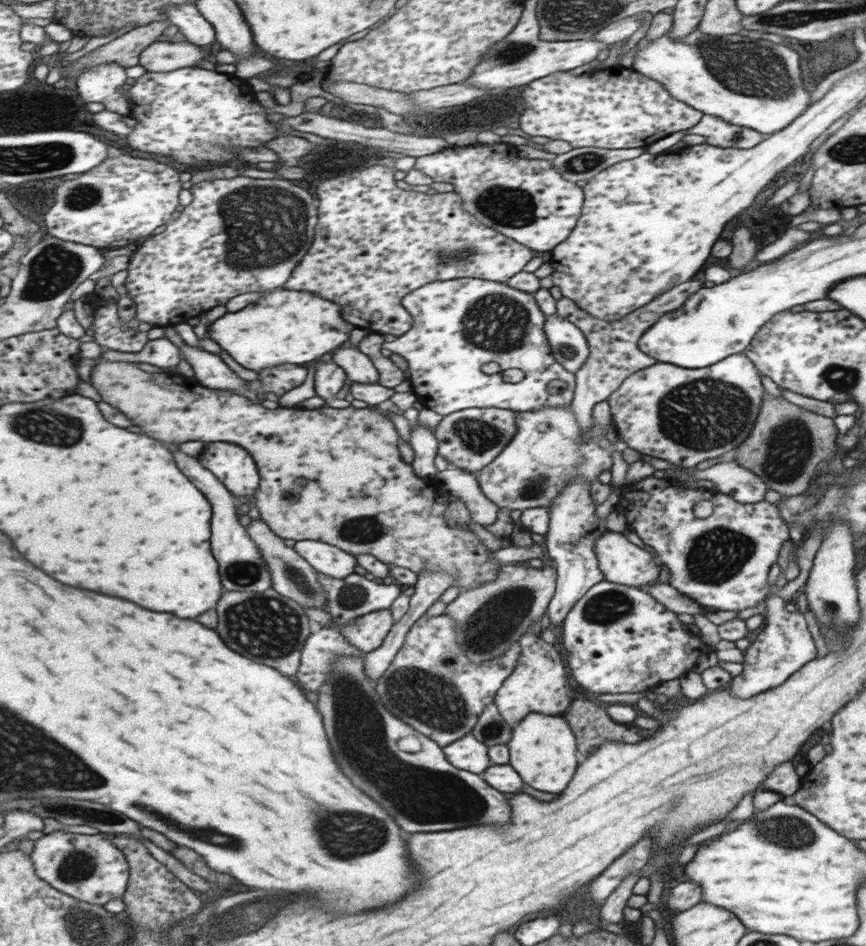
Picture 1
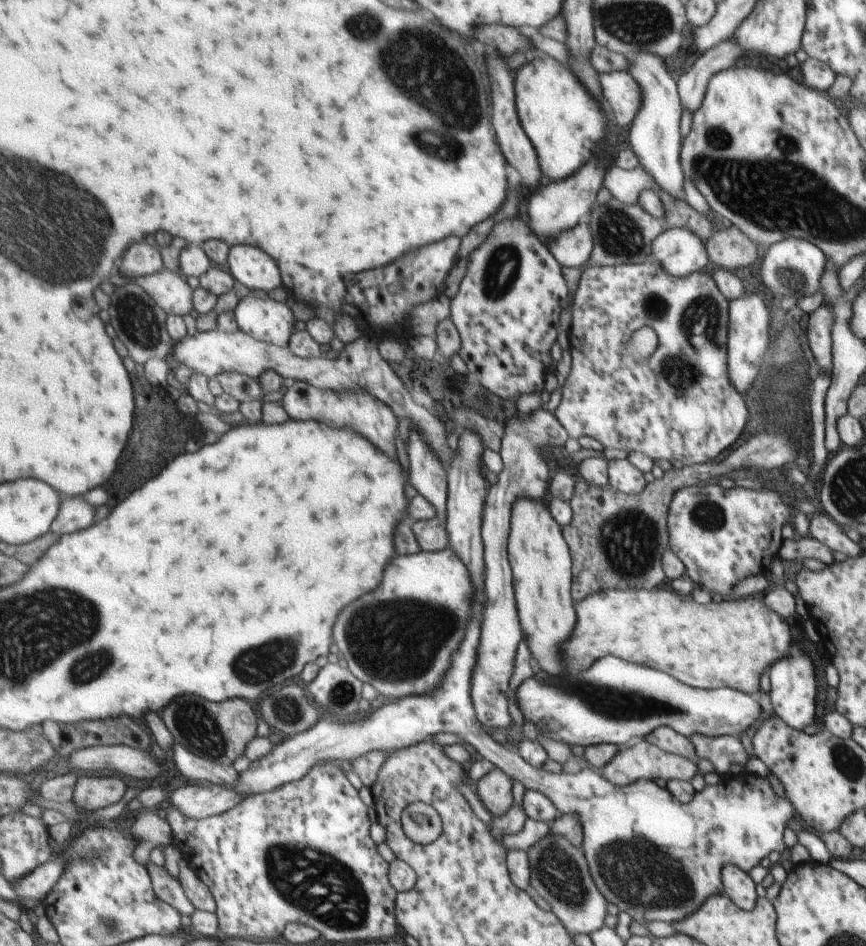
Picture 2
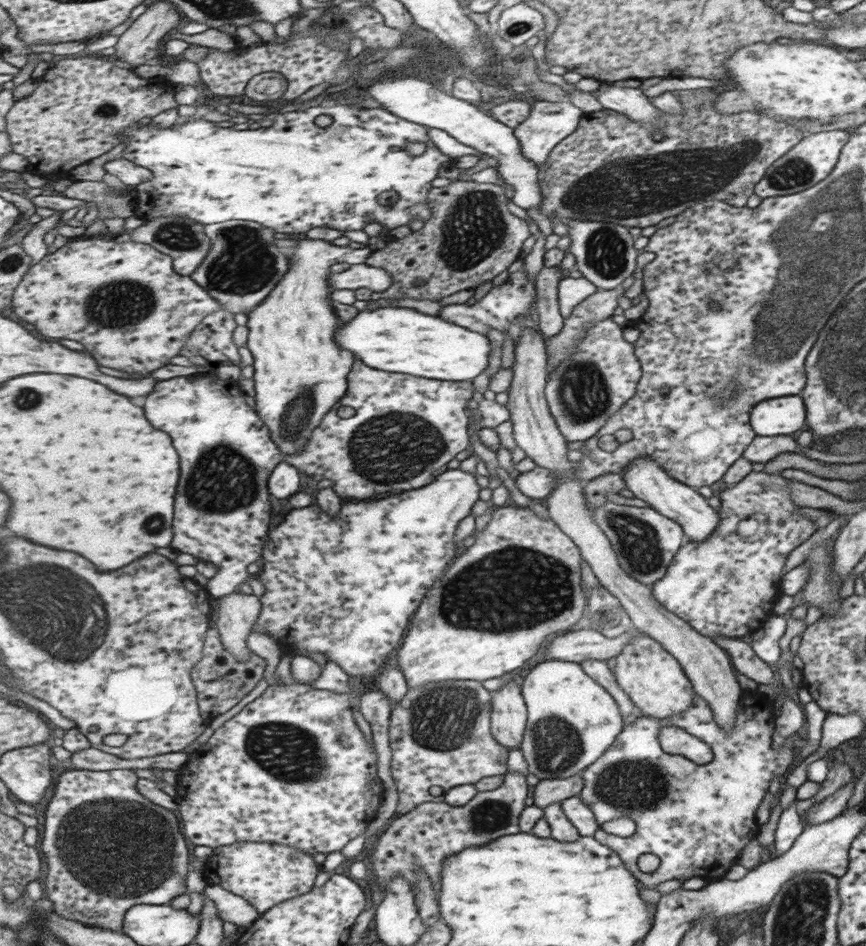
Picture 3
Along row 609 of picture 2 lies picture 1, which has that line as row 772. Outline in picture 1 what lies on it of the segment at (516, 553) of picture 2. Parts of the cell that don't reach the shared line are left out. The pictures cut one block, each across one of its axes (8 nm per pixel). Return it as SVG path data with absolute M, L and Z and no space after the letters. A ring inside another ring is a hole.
M529 713L511 728L511 736L505 744L508 748L508 764L517 770L523 782L539 792L559 794L575 772L575 740L564 713L549 716Z

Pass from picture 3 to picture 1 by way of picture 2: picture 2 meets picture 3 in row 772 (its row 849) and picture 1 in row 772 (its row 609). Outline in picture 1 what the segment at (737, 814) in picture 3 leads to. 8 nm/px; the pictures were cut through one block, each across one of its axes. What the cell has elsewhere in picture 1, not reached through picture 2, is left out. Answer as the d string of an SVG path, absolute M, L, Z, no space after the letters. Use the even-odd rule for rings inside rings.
M466 734L460 740L453 741L443 748L444 754L454 767L472 771L473 774L484 772L489 766L487 760L488 746L476 739L472 734Z

